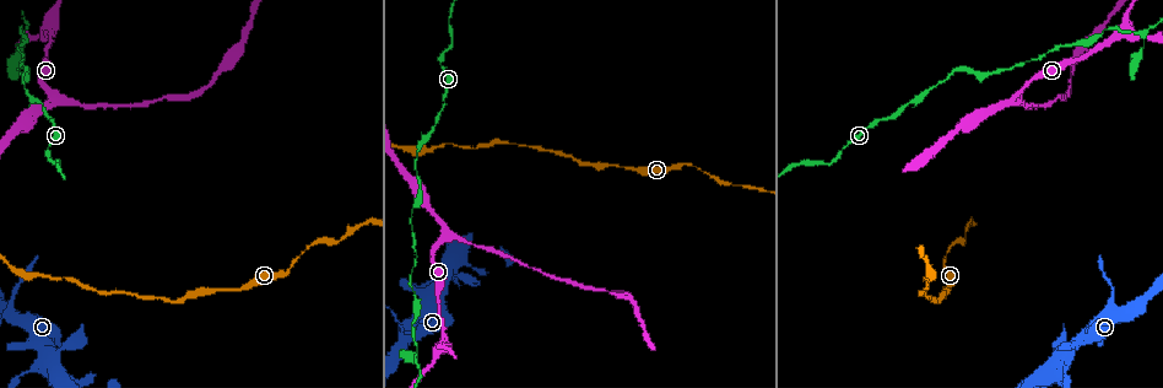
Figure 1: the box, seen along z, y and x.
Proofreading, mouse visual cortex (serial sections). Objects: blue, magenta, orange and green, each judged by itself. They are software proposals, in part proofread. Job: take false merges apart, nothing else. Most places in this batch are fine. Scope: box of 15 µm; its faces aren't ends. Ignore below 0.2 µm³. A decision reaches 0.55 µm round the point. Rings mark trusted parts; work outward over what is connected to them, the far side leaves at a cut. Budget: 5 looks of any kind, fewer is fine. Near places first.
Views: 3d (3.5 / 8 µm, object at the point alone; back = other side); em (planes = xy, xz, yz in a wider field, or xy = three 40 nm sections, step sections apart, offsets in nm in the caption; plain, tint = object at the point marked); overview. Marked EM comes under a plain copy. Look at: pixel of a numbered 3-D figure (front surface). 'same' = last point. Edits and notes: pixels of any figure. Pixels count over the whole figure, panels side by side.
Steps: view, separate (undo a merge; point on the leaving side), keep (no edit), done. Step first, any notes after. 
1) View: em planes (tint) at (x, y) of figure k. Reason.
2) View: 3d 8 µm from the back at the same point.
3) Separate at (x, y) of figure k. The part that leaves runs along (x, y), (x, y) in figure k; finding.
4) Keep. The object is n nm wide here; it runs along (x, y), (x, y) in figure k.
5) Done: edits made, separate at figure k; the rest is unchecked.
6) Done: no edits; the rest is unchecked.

View: 3d 8 µm at (407, 148) of figure 1.

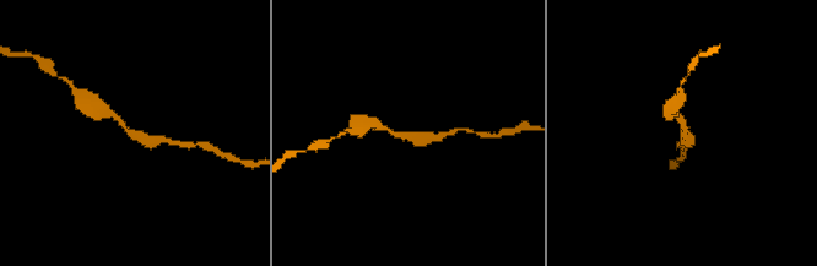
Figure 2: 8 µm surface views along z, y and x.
View: em xy step 3 (tint) at (687, 134) of figure 2. The arms are 150, 250 nm wide; shape alone is not enough.

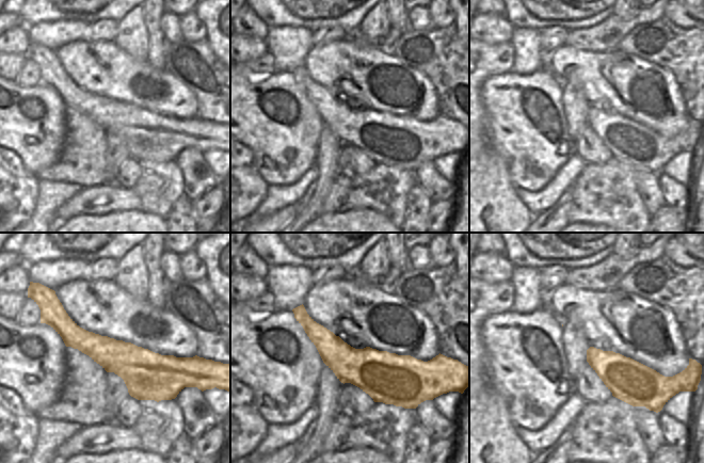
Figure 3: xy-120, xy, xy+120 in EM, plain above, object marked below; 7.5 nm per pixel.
Keep. It runs along (166, 140), (142, 140), (104, 110) in figure 2; one cell here.

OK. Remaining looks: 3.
View: 3d 3.5 µm at (447, 240) of figure 1. Three arms meet.

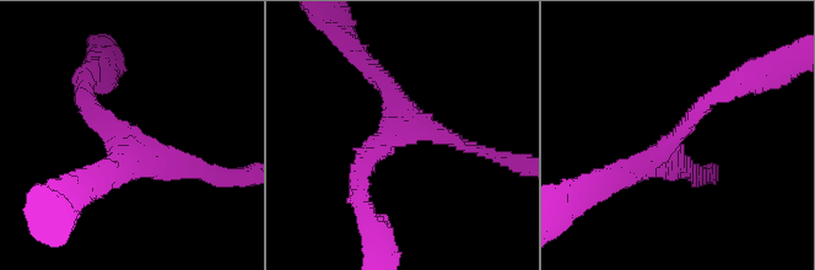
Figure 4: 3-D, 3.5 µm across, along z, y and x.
View: em xy step 2 (tint) at (122, 134) of figure 4. 3 arms meet here; the arms are 200, 250, 250 nm wide.

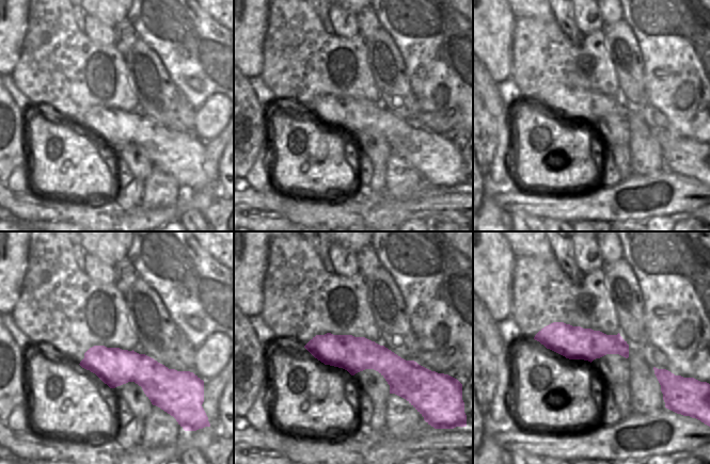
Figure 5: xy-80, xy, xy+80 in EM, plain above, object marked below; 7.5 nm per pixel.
Keep. It runs along (309, 346), (422, 369) in figure 5; continuous, no second cell.

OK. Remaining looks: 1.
Done: no edits; the rest is unchecked.

